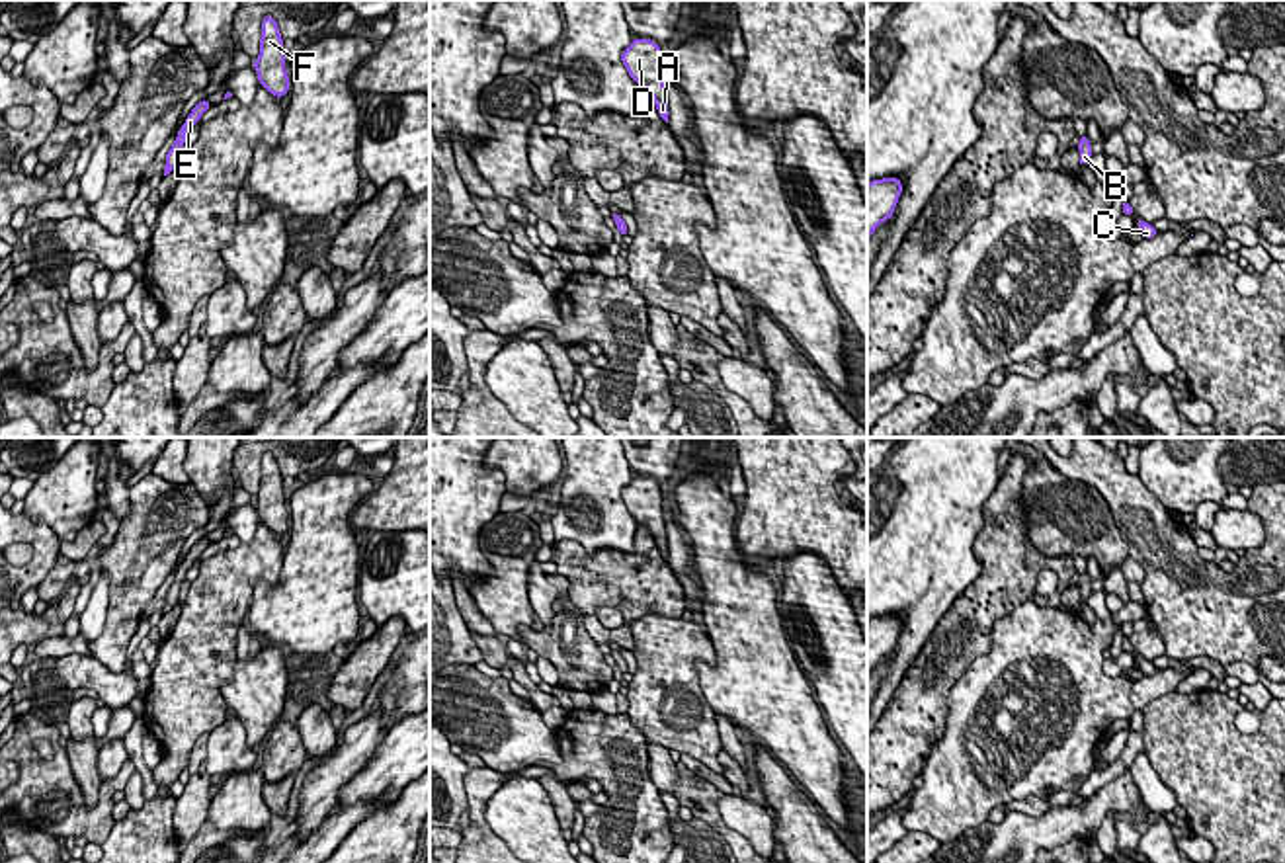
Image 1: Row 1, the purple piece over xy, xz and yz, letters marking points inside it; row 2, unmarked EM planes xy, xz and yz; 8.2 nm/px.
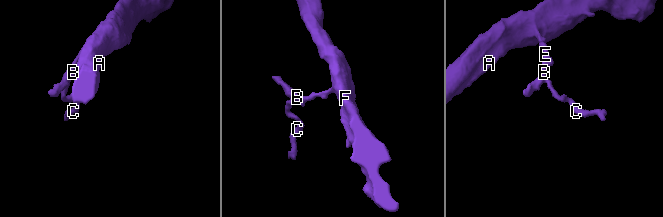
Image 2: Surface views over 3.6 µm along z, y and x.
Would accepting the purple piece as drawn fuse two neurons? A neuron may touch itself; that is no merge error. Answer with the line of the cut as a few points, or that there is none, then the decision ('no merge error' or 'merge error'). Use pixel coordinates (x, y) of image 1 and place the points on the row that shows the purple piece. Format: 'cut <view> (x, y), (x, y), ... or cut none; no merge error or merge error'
cut none; no merge error

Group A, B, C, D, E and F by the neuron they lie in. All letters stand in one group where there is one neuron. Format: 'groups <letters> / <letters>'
groups A B C D E F

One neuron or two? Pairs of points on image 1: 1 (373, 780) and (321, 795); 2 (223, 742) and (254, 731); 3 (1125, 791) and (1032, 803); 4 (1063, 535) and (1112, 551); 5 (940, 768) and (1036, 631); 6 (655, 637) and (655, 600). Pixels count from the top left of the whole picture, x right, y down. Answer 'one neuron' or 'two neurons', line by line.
1: two neurons
2: two neurons
3: two neurons
4: one neuron
5: one neuron
6: two neurons

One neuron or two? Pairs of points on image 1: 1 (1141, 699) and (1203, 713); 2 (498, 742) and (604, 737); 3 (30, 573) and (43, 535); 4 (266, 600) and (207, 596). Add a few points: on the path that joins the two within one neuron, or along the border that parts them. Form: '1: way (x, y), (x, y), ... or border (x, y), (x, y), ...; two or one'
1: border (1174, 690), (1141, 709); two
2: border (553, 731), (561, 756), (557, 766); two
3: way (40, 563), (43, 559), (43, 545); one
4: border (282, 565), (274, 582), (256, 584), (247, 614); two

